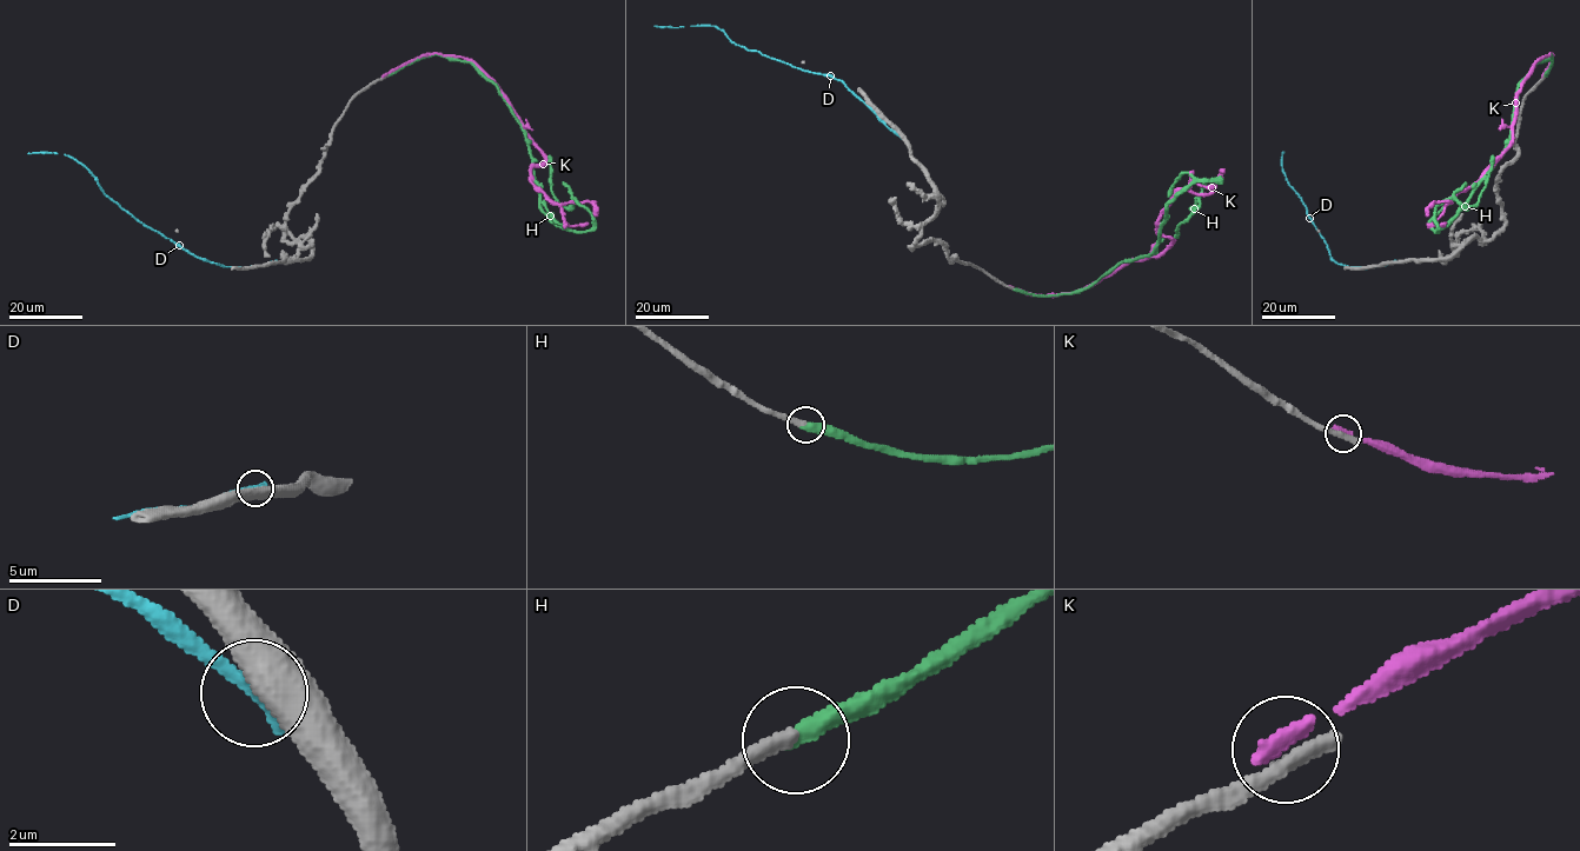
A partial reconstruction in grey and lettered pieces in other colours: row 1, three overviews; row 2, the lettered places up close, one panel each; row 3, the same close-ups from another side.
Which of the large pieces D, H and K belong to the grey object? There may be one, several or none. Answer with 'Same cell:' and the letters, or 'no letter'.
Same cell: H

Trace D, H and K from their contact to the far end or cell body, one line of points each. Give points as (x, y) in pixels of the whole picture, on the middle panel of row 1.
D: (901, 137), (841, 80), (748, 51), (711, 26), (655, 26)
H: (1015, 290), (1055, 296), (1088, 288), (1123, 261), (1150, 253), (1180, 192), (1219, 178), (1206, 184), (1175, 237)
K: (1011, 287), (1079, 292), (1156, 257), (1172, 241), (1157, 233), (1170, 199), (1209, 194), (1223, 171)

